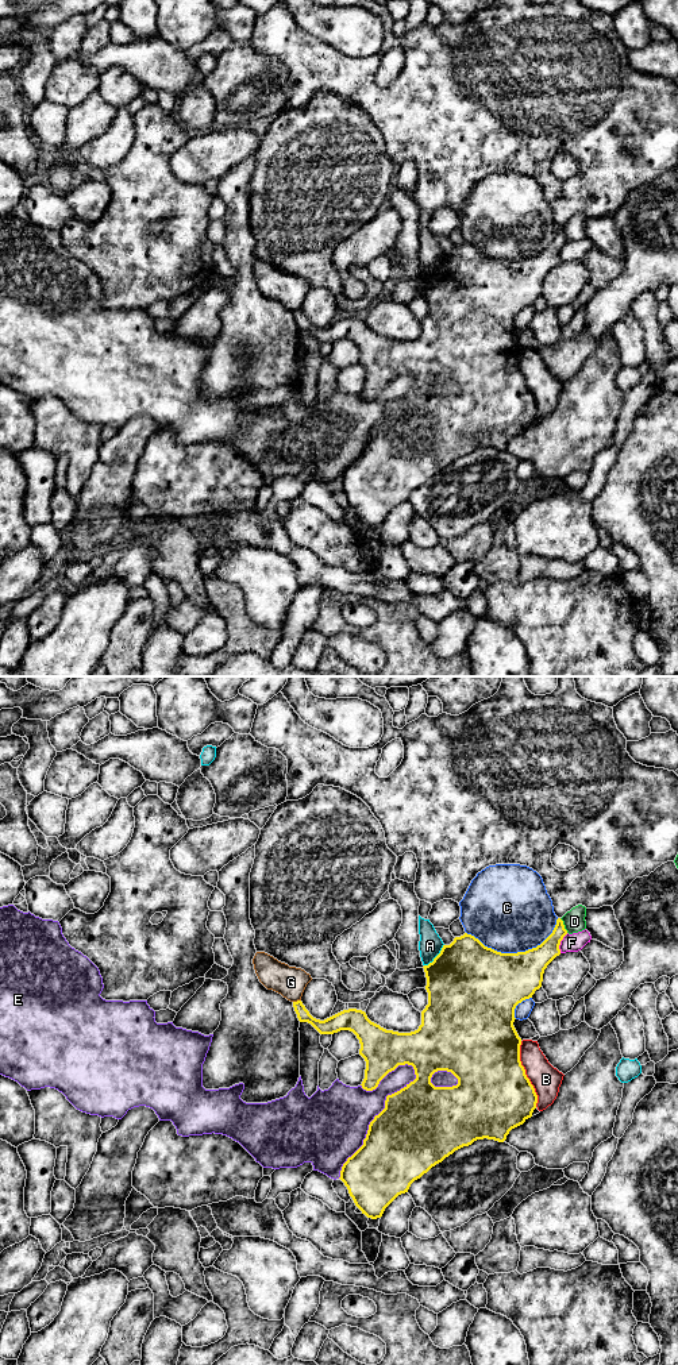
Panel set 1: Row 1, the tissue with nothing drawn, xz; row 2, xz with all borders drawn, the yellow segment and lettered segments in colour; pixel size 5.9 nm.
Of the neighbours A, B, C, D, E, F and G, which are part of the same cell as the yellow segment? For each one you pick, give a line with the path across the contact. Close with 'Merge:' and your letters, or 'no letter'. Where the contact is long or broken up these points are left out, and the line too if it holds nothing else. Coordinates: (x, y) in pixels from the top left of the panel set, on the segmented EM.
Merge: no letter

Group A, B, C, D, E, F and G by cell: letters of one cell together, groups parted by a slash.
A / B / C / D / E / F / G

